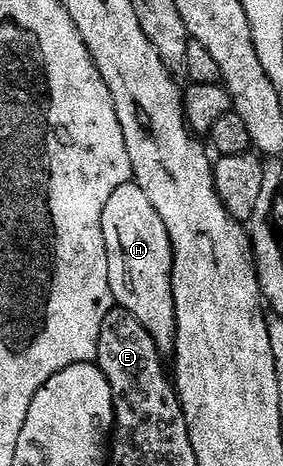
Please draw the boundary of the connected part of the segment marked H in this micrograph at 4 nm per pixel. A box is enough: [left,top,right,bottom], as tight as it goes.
[103,180,177,355]

